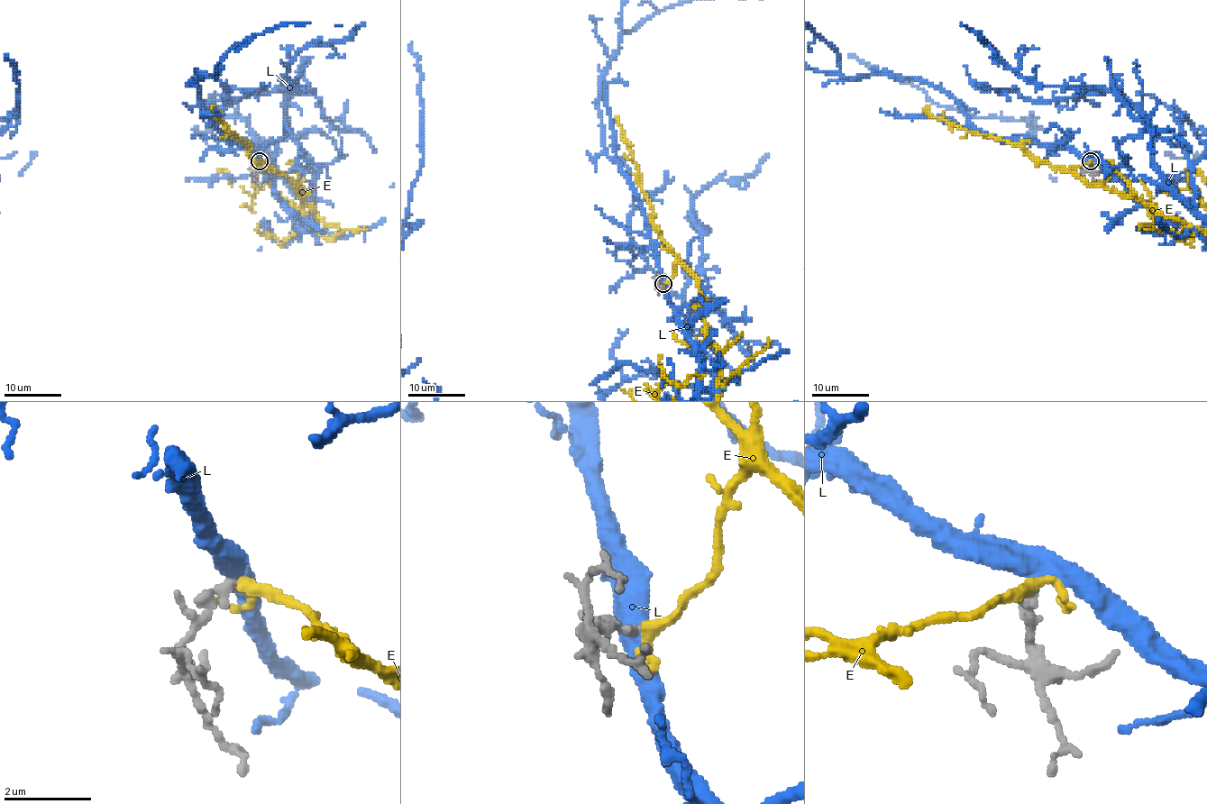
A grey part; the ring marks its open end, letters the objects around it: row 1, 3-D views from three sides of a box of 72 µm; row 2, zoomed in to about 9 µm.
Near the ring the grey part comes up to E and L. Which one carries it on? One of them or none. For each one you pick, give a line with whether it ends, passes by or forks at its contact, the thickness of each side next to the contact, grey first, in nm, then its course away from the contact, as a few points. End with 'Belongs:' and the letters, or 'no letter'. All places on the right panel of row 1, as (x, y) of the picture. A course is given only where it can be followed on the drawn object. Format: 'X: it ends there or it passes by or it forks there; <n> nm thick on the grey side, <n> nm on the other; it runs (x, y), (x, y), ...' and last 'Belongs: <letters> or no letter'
Belongs: no letter

